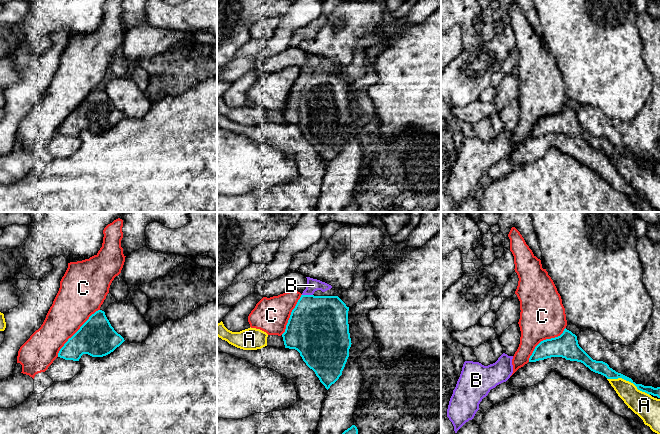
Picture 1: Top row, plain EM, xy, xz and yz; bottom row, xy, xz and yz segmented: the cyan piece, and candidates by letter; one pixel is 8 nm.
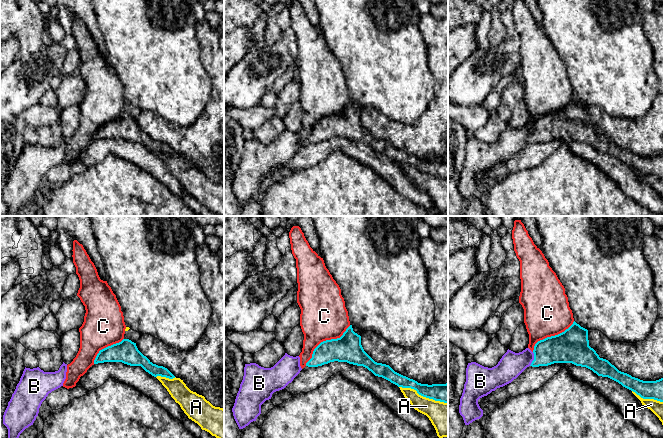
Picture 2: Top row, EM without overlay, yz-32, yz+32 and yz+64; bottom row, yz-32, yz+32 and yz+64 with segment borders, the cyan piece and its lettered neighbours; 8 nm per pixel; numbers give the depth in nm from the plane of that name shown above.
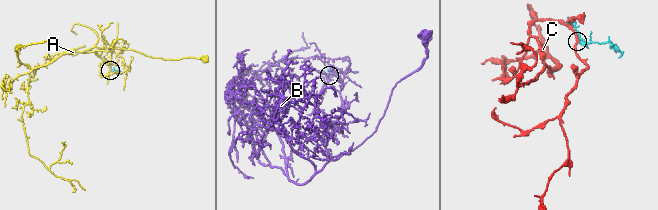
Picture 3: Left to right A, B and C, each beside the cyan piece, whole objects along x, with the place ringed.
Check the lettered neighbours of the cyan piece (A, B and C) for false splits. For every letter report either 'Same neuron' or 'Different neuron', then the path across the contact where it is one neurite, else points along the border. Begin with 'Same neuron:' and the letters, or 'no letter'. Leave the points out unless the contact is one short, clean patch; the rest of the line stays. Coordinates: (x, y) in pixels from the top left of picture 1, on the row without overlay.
Same neuron: B
A: Different neuron
B: Same neuron. Path across: xz (318, 100), (308, 82), (307, 71), (313, 61)
C: Different neuron

